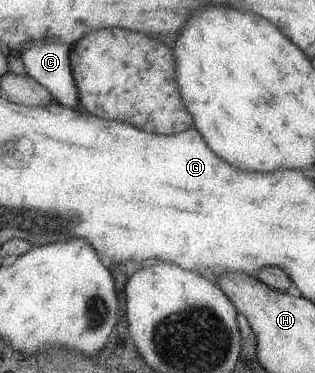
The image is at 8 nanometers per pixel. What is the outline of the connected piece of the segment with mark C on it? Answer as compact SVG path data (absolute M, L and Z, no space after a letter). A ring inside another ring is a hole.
M42 39L23 50L20 59L26 74L48 88L55 102L75 108L80 98L71 68L71 49L65 42Z

